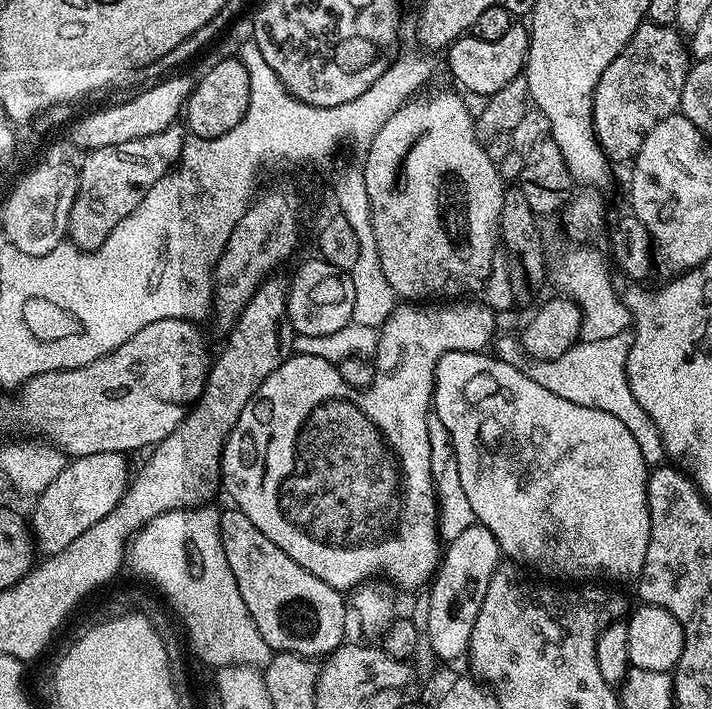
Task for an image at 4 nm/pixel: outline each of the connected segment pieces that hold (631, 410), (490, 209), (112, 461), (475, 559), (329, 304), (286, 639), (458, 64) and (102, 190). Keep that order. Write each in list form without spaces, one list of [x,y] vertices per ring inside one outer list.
[[[631,331],[617,334],[611,338],[602,338],[599,342],[580,340],[566,354],[558,354],[553,360],[529,359],[523,365],[524,373],[538,386],[546,386],[550,394],[558,394],[558,398],[566,398],[566,402],[577,403],[578,406],[593,407],[594,410],[606,411],[623,423],[634,434],[638,447],[642,450],[642,457],[649,466],[660,466],[666,457],[662,446],[662,436],[658,434],[658,426],[638,406],[638,398],[630,392],[630,382],[626,374],[626,362],[630,358],[632,345]]]
[[[459,91],[456,92],[436,92],[433,96],[420,94],[409,100],[387,119],[382,130],[375,135],[369,156],[366,158],[366,189],[370,200],[370,218],[373,220],[374,239],[377,242],[377,258],[381,262],[387,282],[393,287],[395,295],[404,302],[436,302],[441,298],[464,298],[469,294],[480,294],[476,292],[483,290],[484,283],[487,282],[488,275],[492,272],[492,263],[496,260],[496,248],[498,252],[500,215],[506,181],[500,175],[497,164],[488,157],[487,147],[476,137],[473,109],[468,109],[464,105],[463,98],[465,97]]]
[[[103,452],[102,454],[86,454],[69,459],[64,465],[62,474],[46,486],[40,495],[35,497],[36,509],[30,516],[30,527],[37,549],[44,551],[45,557],[58,554],[70,546],[80,534],[86,534],[94,522],[102,522],[110,510],[118,506],[118,502],[128,491],[130,471],[125,453]]]
[[[474,523],[458,538],[447,542],[440,567],[426,592],[426,599],[430,602],[426,639],[437,661],[463,661],[467,657],[470,634],[474,634],[474,622],[478,622],[478,610],[482,610],[482,598],[486,598],[486,590],[501,563],[502,553],[494,534],[481,524]]]
[[[319,258],[308,260],[288,284],[288,324],[296,336],[325,336],[353,323],[354,282],[350,272],[340,272],[330,262]]]
[[[235,506],[220,512],[220,537],[226,562],[230,562],[230,571],[238,582],[238,594],[242,594],[242,602],[246,602],[254,626],[258,626],[258,634],[262,634],[273,653],[293,652],[309,658],[324,658],[345,643],[344,627],[348,624],[348,616],[350,620],[350,608],[345,597],[344,600],[340,597],[343,596],[341,589],[322,582],[322,578],[298,566],[290,554],[278,550],[278,546],[274,546],[274,542],[270,542],[270,538],[266,538],[266,534],[262,534],[262,530],[258,530],[258,526]]]
[[[513,22],[510,30],[506,30],[506,34],[502,34],[502,38],[494,42],[486,42],[486,38],[465,34],[448,45],[446,49],[448,68],[465,93],[473,92],[474,95],[480,96],[479,98],[487,98],[505,88],[510,82],[514,82],[514,78],[522,75],[528,63],[530,32],[525,25],[523,28],[520,24],[523,23]]]
[[[179,123],[170,125],[166,130],[158,134],[150,134],[150,138],[134,138],[130,142],[118,142],[118,146],[102,146],[98,150],[88,152],[85,155],[84,165],[79,165],[80,189],[76,195],[74,206],[70,210],[70,222],[68,223],[68,236],[71,243],[85,252],[92,252],[106,242],[106,238],[126,217],[135,210],[146,198],[146,194],[166,173],[172,171],[179,161],[180,151],[186,139],[186,132],[180,129]]]

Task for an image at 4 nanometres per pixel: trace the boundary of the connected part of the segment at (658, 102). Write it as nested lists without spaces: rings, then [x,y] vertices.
[[[645,22],[636,27],[630,42],[602,70],[602,78],[598,78],[598,86],[592,95],[592,125],[594,134],[602,146],[602,150],[608,156],[609,161],[625,160],[631,162],[635,160],[638,150],[642,150],[642,142],[646,142],[646,134],[662,122],[662,118],[673,115],[680,107],[682,98],[682,86],[688,77],[690,67],[690,48],[682,41],[681,33],[675,27],[667,24],[654,24]]]

